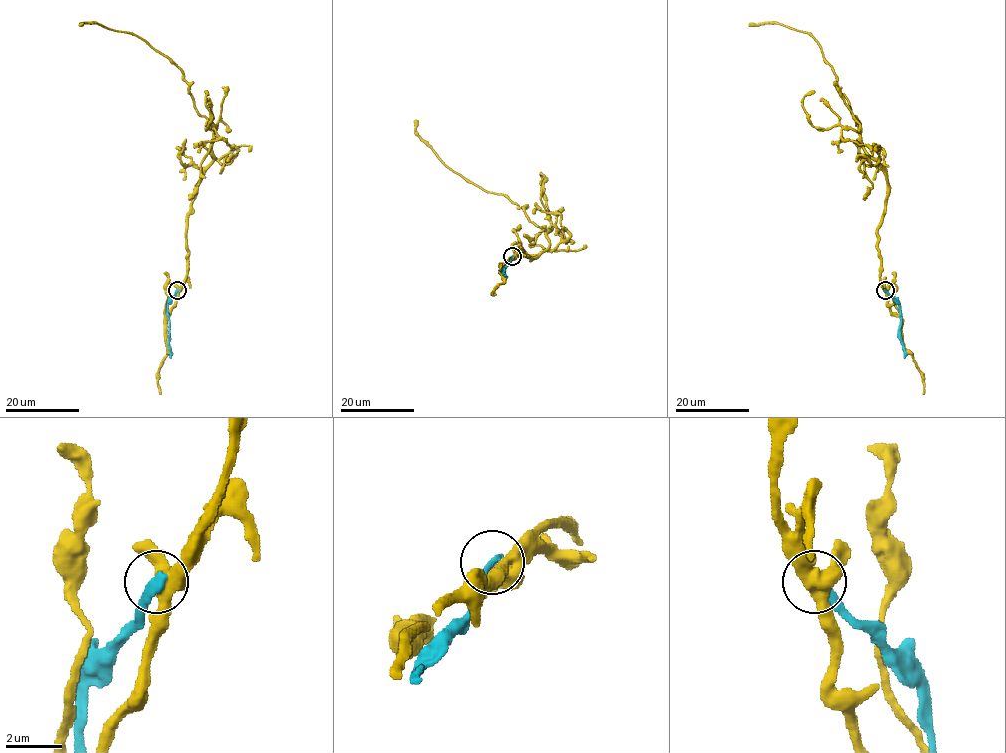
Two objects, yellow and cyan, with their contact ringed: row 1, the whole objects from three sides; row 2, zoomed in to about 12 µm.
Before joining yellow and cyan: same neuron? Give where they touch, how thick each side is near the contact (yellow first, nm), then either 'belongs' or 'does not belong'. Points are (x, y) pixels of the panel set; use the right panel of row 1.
place (885, 290); calibres 550 and 360 nm; does not belong

